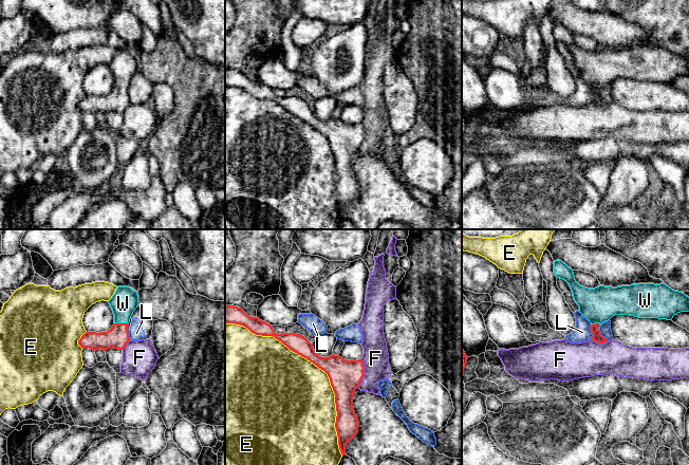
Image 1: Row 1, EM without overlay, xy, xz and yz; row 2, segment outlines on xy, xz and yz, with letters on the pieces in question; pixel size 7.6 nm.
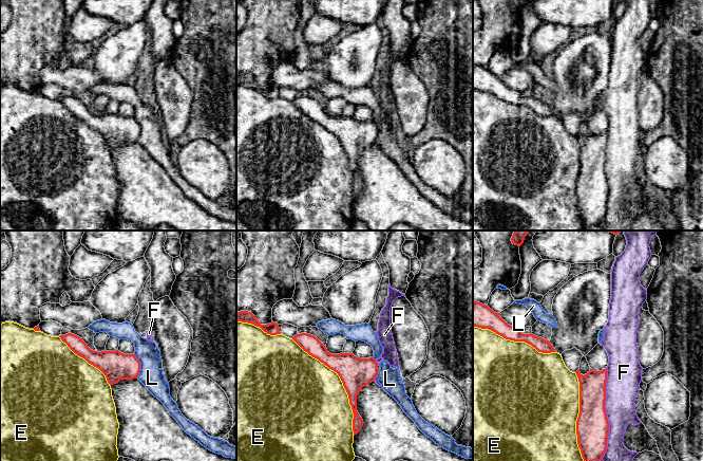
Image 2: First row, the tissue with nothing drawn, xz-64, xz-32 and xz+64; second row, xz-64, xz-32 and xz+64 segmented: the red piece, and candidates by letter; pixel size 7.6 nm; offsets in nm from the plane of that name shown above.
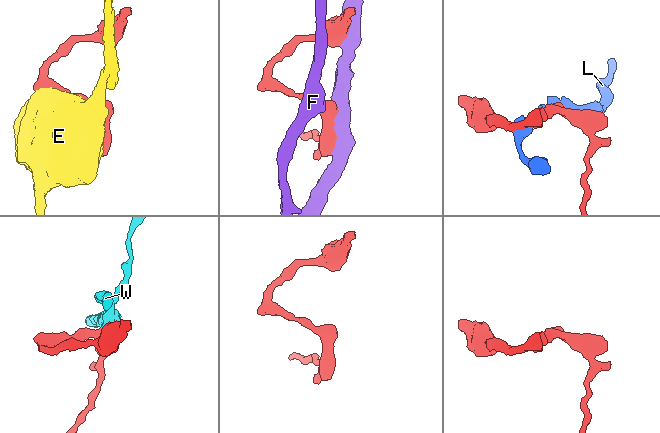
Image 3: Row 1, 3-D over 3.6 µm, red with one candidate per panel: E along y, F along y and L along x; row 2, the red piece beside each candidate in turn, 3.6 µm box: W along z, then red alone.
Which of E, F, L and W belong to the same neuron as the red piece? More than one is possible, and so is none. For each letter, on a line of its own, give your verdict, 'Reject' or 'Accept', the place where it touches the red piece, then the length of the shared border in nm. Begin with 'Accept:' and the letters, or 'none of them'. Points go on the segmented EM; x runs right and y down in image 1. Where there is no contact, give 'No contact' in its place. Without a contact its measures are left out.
Accept: W
E: Reject. Touches red at xz (317, 366). Shared border 1350 nm
F: Reject. Touches red at xz (364, 373). Shared border 220 nm
L: Reject. Touches red at yz (592, 332). Shared border 110 nm
W: Accept. Touches red at xy (122, 323). Shared border 110 nm

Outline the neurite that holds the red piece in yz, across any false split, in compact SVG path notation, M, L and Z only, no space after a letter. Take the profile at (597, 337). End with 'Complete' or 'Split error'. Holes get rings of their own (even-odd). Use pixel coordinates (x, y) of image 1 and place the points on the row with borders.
M561 260L554 261L554 274L569 283L579 312L592 323L592 339L598 343L609 340L597 327L615 315L671 320L677 313L689 312L689 297L665 283L588 289L576 282L573 269Z. Split error

